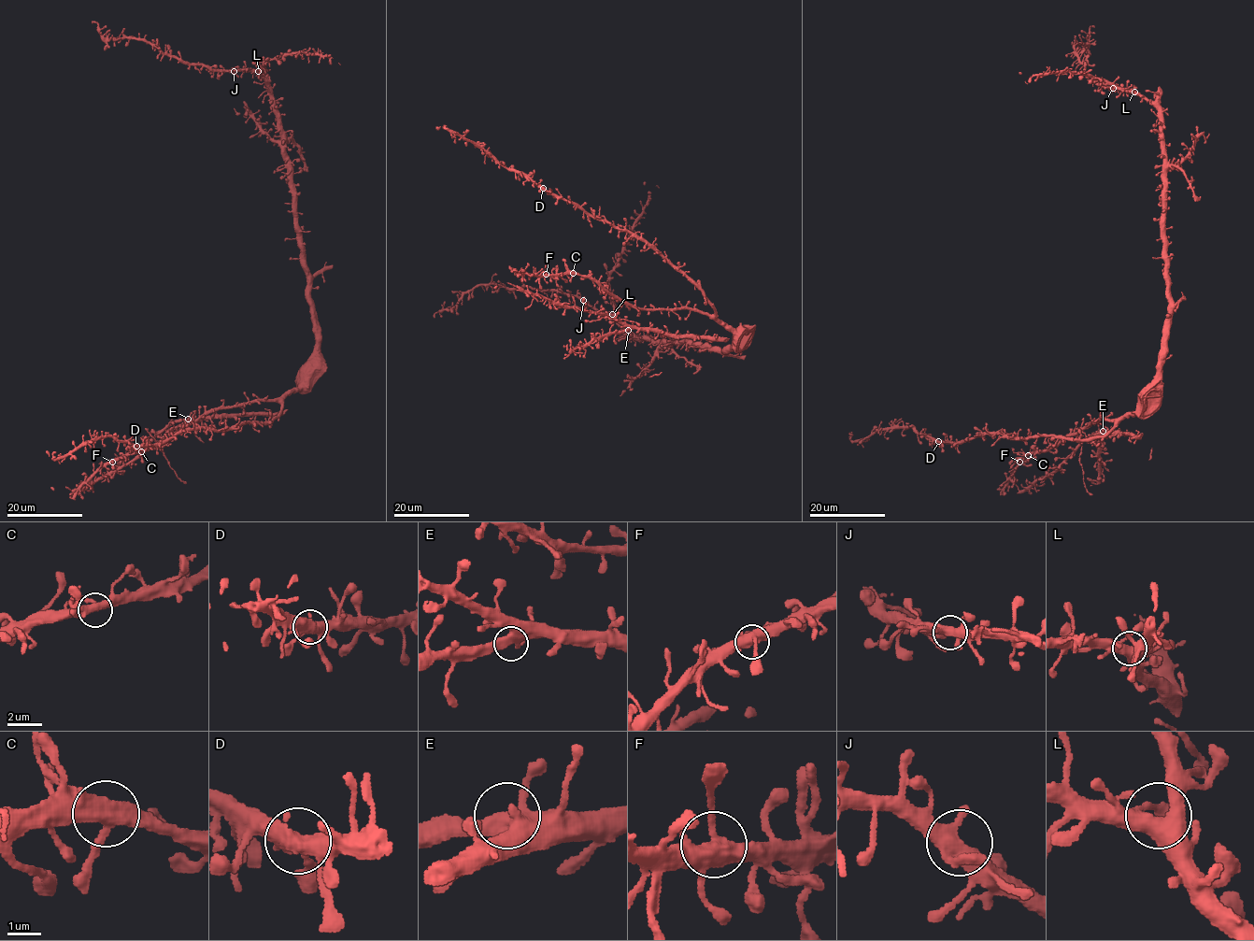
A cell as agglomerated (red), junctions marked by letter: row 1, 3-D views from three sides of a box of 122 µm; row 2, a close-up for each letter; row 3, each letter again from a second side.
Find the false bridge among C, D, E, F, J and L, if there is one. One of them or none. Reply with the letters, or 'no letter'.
no letter

